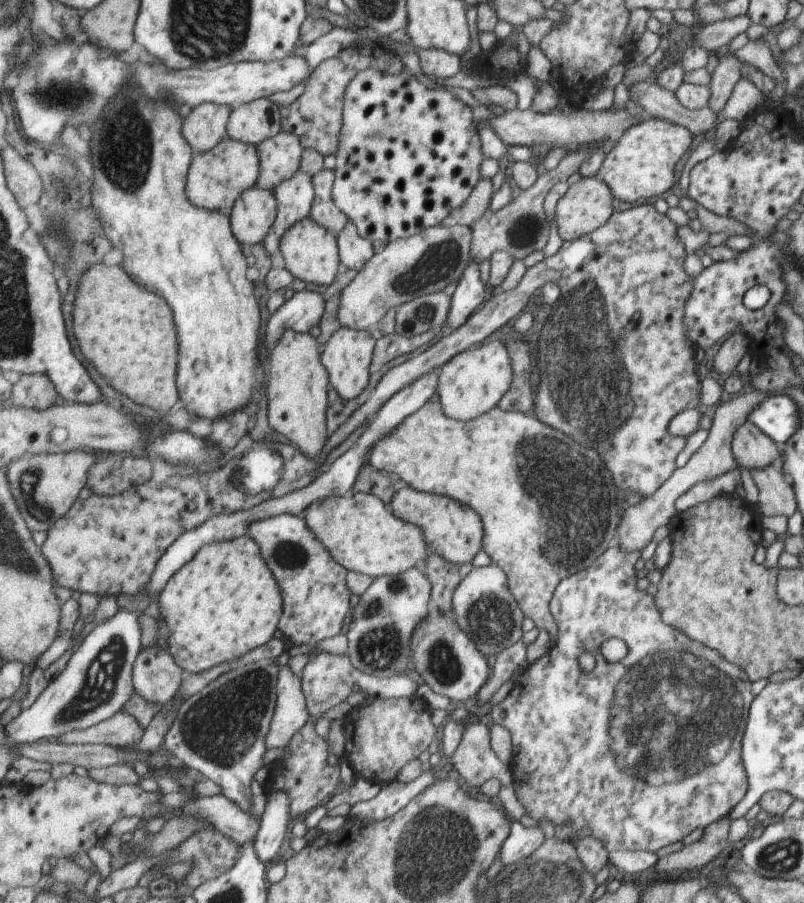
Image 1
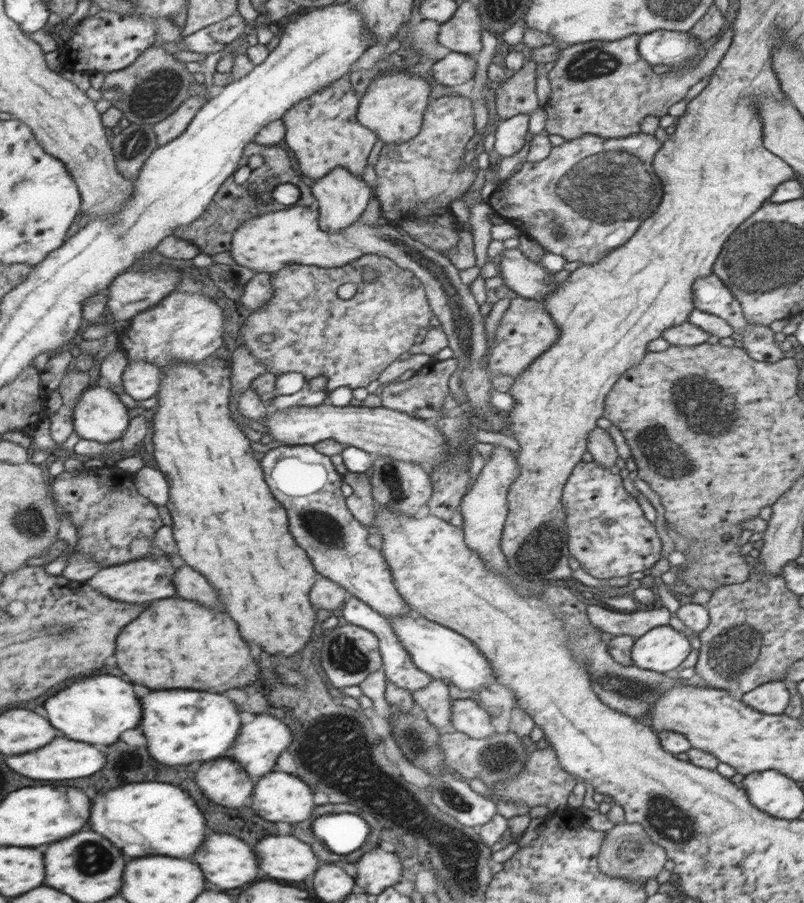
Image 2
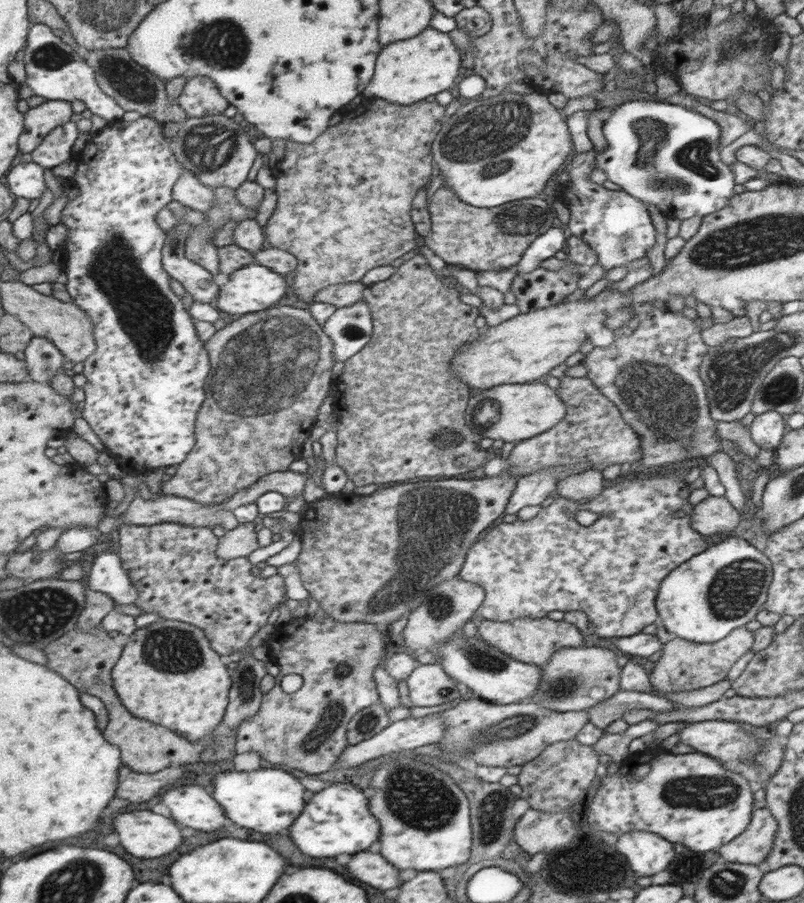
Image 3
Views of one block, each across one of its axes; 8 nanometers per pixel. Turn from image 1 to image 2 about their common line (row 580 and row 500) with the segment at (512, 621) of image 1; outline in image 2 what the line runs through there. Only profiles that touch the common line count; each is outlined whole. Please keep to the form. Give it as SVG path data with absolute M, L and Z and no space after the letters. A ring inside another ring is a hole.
M493 445L491 457L485 460L472 488L464 493L458 509L464 521L462 527L465 528L465 539L468 545L482 556L482 559L488 563L488 567L507 576L509 582L512 582L522 595L542 595L542 585L539 581L531 580L512 571L502 548L505 522L509 514L509 488L519 476L521 476L521 466L517 463L515 454L502 445L495 447Z

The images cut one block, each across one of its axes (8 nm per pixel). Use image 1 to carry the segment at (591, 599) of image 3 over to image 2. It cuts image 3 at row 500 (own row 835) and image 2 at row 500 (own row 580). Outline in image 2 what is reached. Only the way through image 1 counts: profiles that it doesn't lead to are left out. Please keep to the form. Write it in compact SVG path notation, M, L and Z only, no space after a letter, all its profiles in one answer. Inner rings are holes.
M580 462L565 486L565 510L568 511L570 551L580 567L602 580L643 572L658 563L662 542L655 524L644 518L636 497L626 492L622 478L602 468L599 462Z

